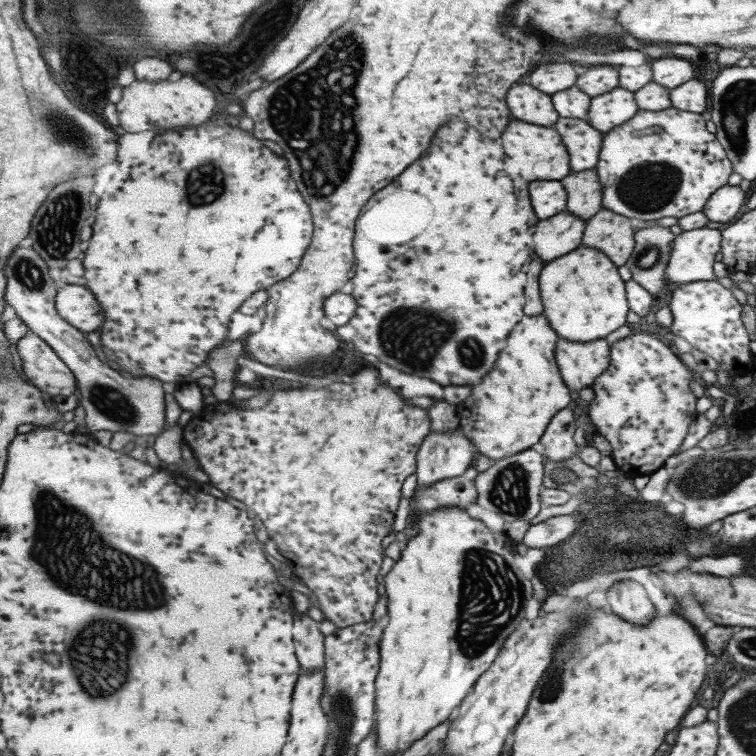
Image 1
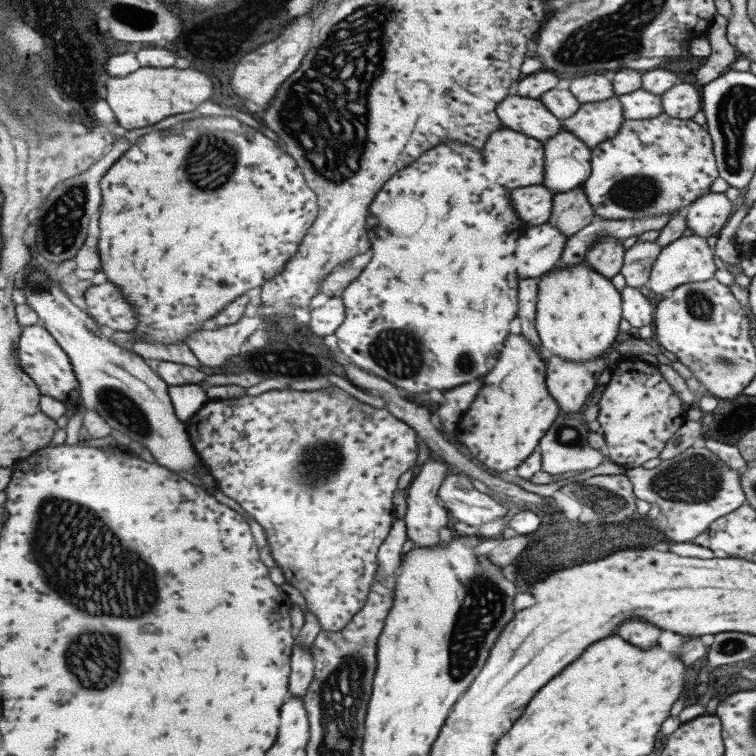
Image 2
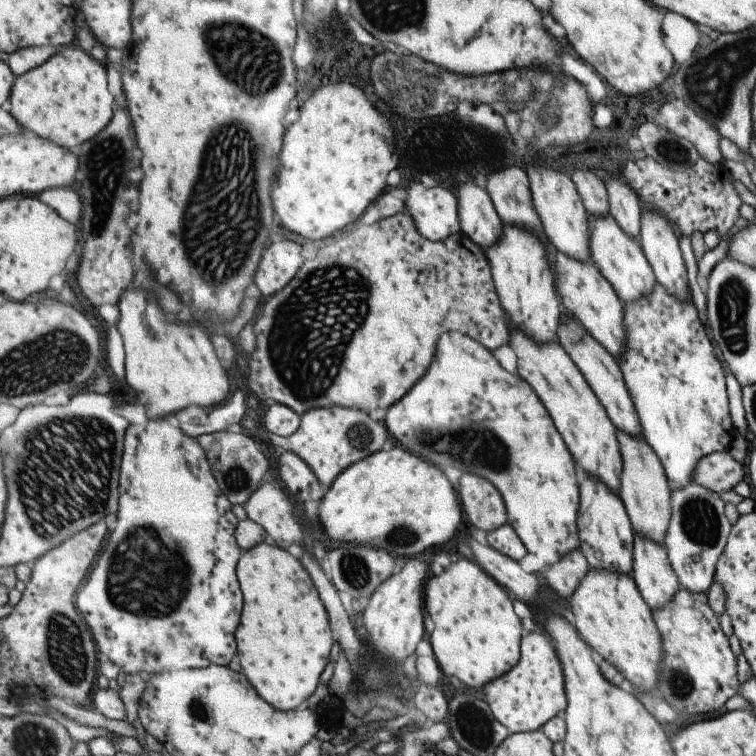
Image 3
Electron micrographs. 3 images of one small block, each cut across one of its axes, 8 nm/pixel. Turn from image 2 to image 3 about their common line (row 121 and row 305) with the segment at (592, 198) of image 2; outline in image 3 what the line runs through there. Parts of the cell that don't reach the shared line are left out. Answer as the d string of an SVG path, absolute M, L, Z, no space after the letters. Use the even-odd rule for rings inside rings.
M657 282L653 292L639 302L625 305L625 324L629 334L629 348L618 361L629 394L635 402L643 436L649 442L657 458L664 464L665 478L671 486L683 488L693 479L697 462L712 452L727 451L729 442L736 434L727 409L725 378L717 357L703 326L698 319L697 308L693 306L691 290L689 298L677 300L669 296Z

